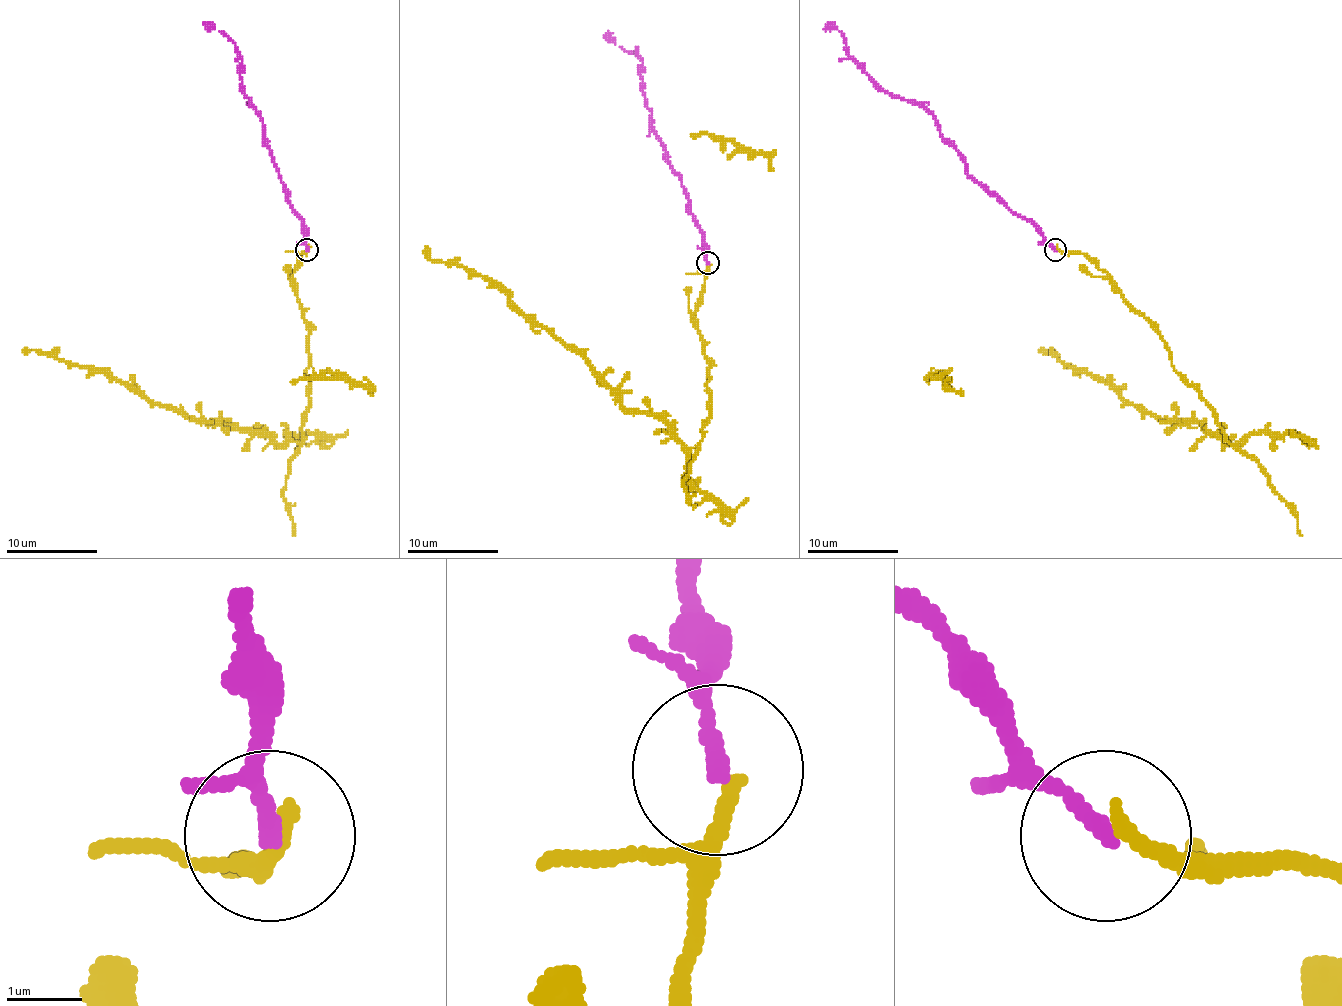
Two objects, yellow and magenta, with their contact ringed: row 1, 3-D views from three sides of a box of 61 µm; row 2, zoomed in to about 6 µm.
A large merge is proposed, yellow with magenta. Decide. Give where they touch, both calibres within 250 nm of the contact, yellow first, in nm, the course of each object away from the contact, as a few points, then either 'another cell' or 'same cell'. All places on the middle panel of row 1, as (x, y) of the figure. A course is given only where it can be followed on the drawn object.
place (707, 262); calibres 240 and 220 nm; course yellow (709, 264), (693, 315), (709, 415), (693, 447), (629, 411), (503, 292), (425, 246); course magenta (707, 262), (704, 237), (691, 212), (681, 177), (675, 173), (658, 138), (645, 95), (642, 60), (604, 35); same cell

